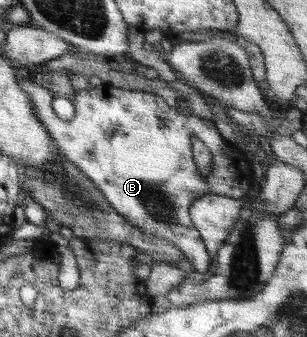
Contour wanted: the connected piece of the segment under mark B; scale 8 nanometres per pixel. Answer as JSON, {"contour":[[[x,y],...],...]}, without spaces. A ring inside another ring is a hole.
{"contour":[[[29,78],[23,79],[20,86],[32,97],[34,111],[56,142],[59,153],[110,198],[110,204],[118,214],[146,234],[173,242],[196,272],[208,270],[210,256],[189,214],[190,205],[209,194],[240,199],[246,196],[255,180],[245,154],[222,136],[212,121],[184,116],[153,92],[123,89],[107,82],[79,90],[72,97],[74,118],[60,120],[52,109],[55,96],[50,89]],[[160,119],[164,119],[166,125],[161,124]],[[192,138],[203,142],[214,156],[212,172],[208,176],[202,176],[196,168]]]}

